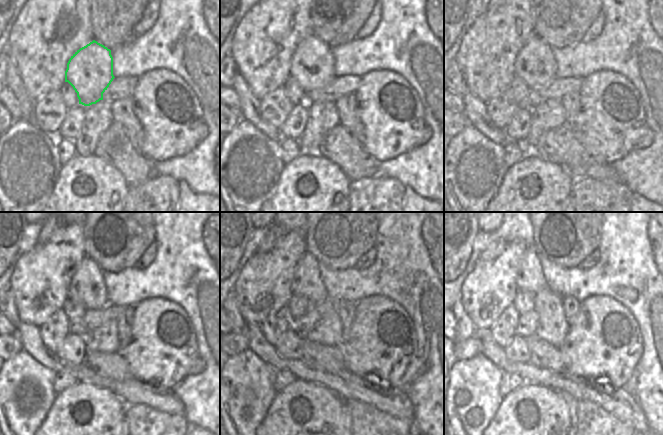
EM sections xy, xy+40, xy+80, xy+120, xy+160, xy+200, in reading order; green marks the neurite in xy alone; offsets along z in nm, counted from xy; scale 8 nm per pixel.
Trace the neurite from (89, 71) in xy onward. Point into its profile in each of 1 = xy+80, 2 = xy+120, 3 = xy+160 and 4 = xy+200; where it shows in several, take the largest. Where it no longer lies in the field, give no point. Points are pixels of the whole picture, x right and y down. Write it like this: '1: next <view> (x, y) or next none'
1: next xy+80 (535, 65)
2: next xy+120 (87, 286)
3: next xy+160 (307, 282)
4: next xy+200 (530, 278)

